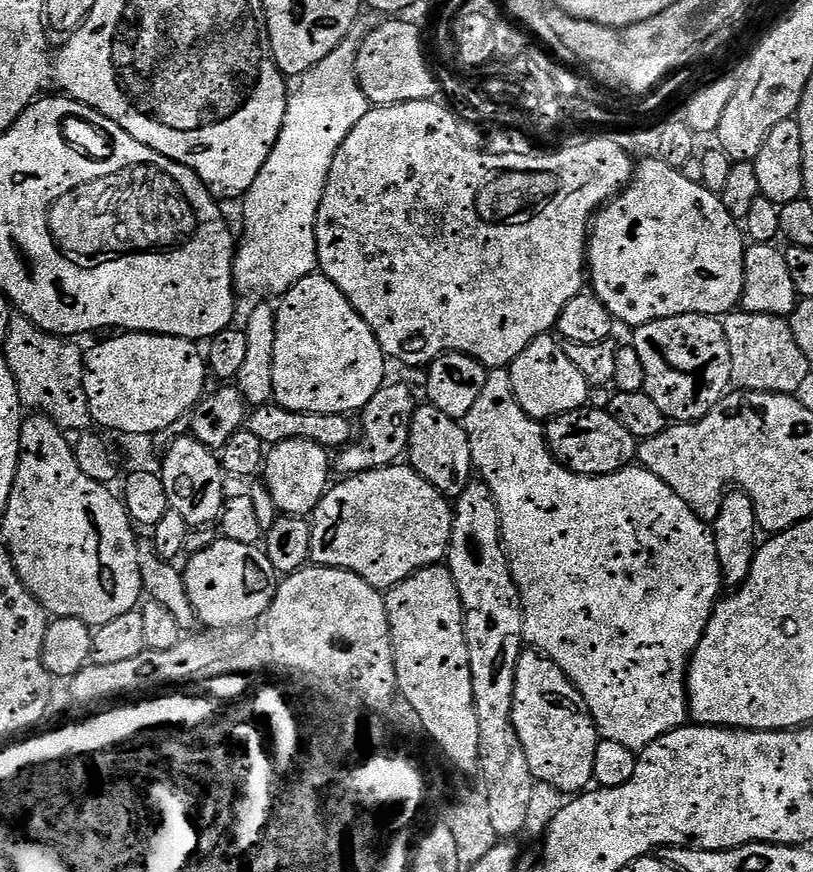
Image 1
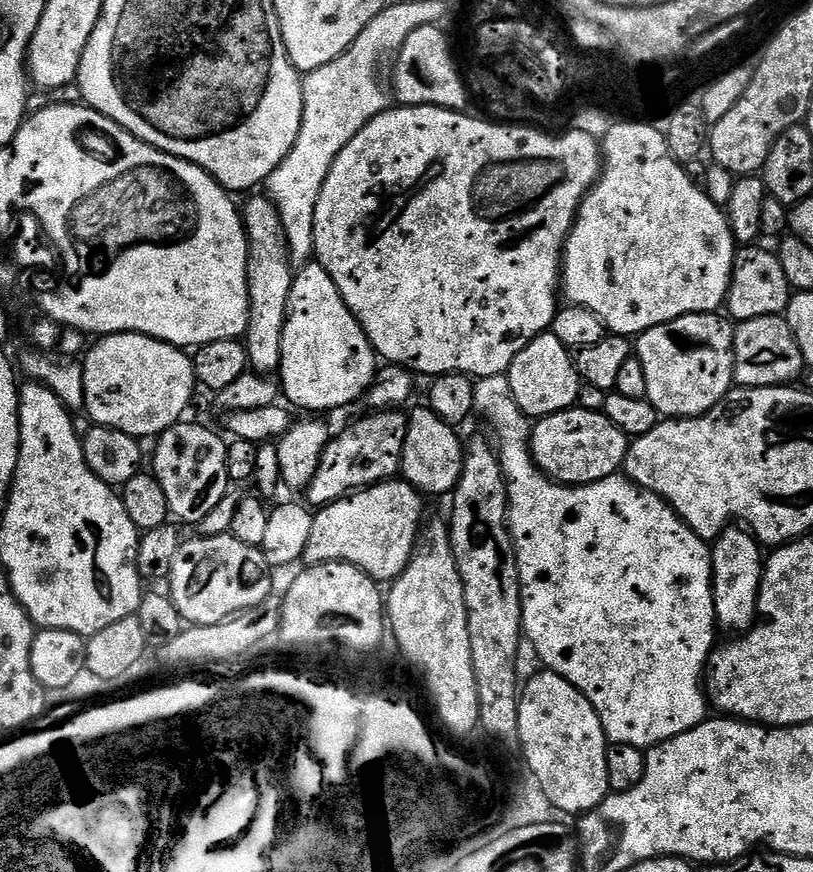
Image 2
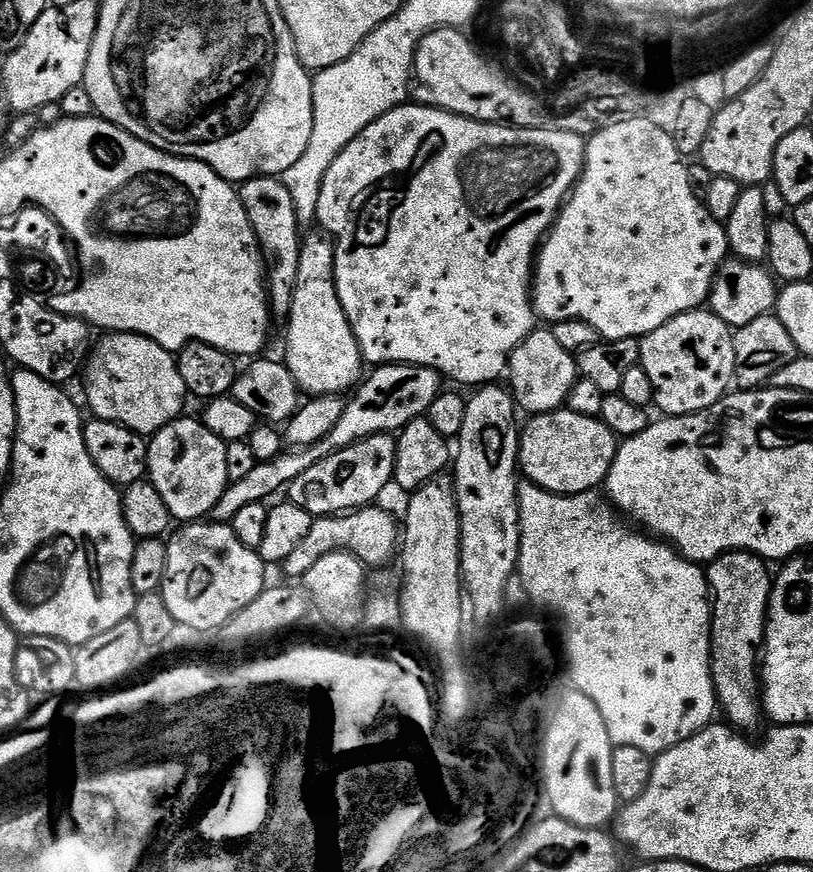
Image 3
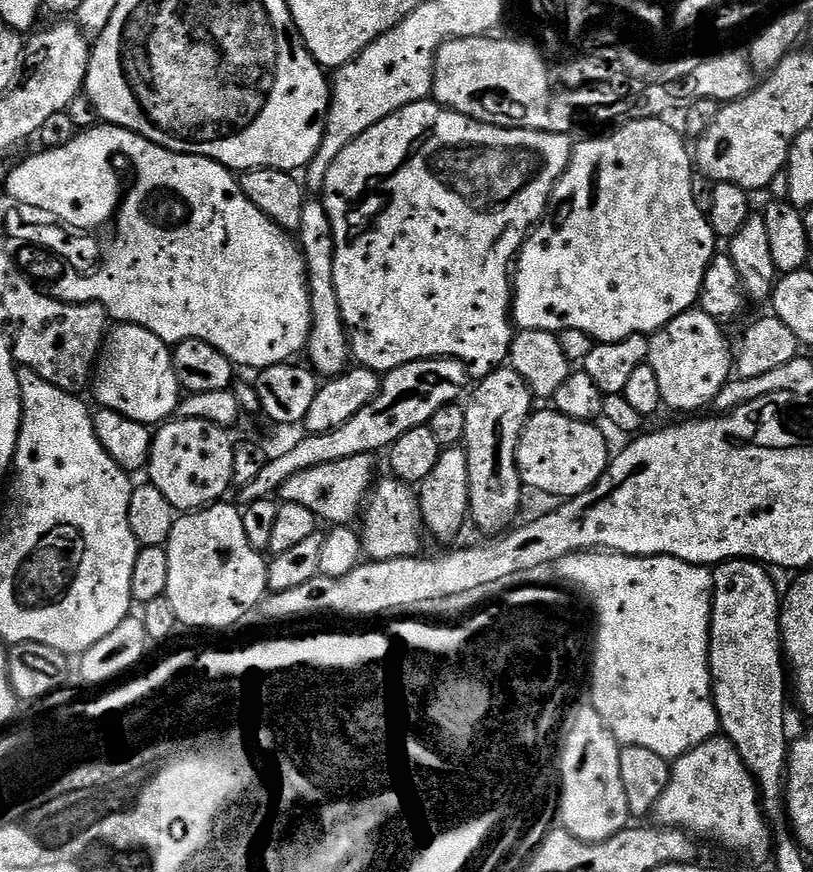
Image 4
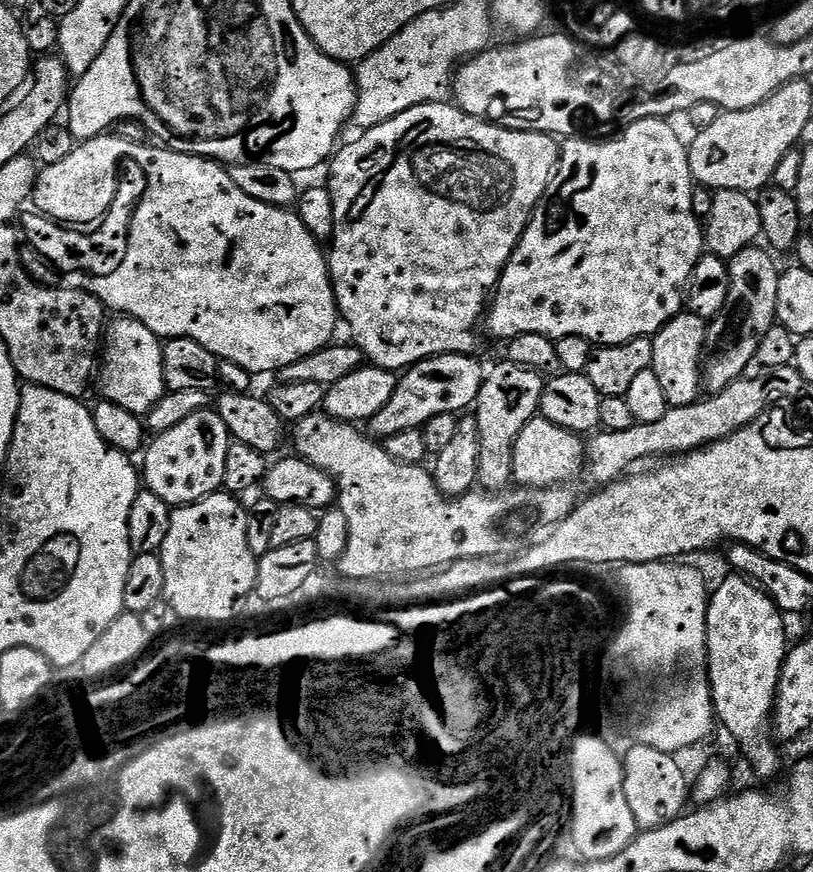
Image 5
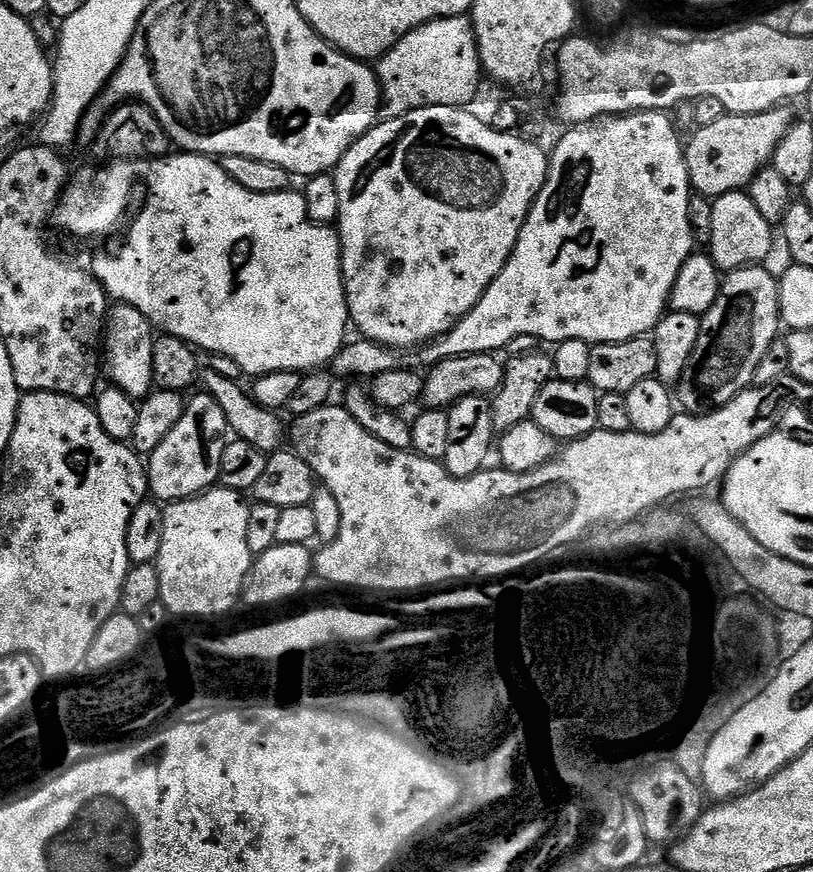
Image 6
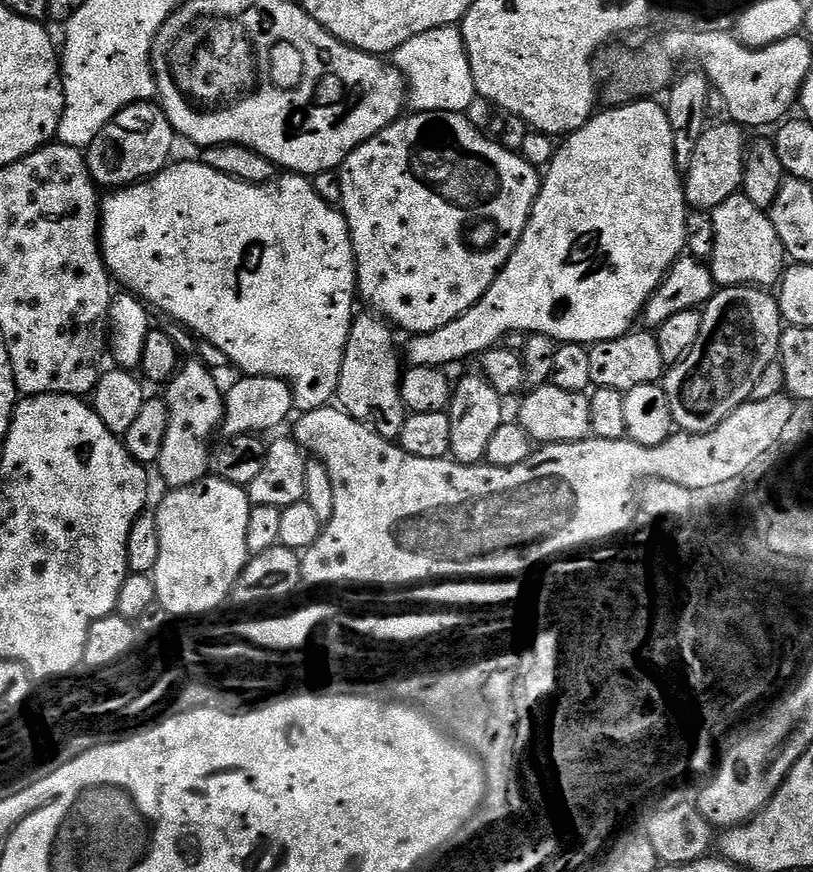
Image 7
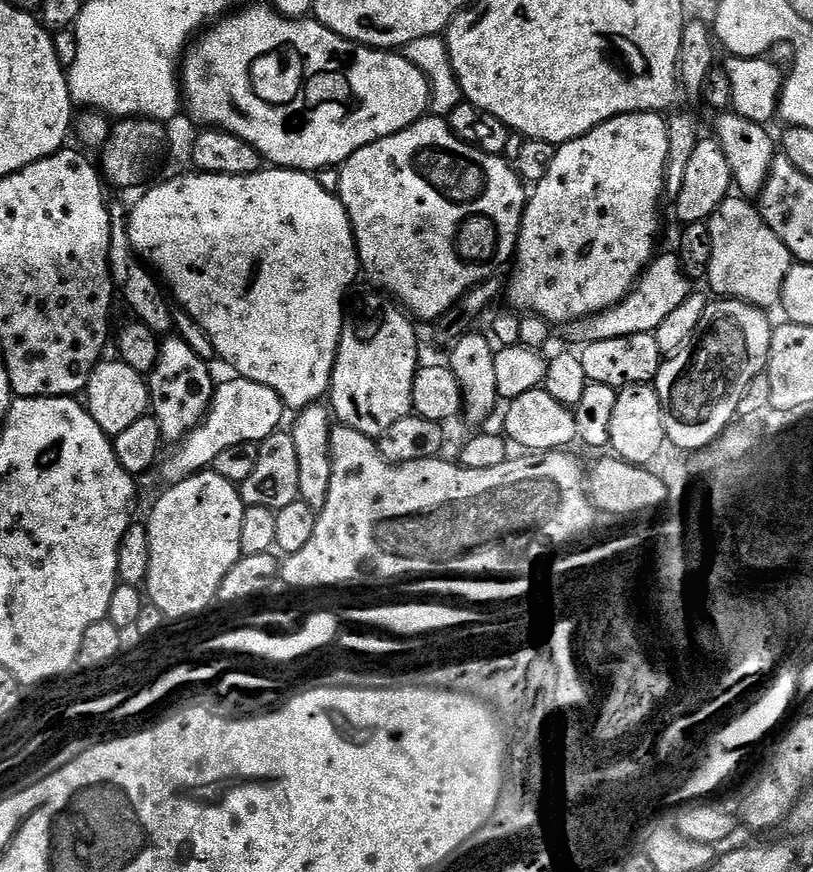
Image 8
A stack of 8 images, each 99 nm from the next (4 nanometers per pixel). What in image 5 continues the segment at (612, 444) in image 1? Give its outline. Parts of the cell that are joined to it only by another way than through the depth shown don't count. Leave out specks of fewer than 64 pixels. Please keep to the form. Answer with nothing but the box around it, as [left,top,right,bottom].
[512,415,586,488]

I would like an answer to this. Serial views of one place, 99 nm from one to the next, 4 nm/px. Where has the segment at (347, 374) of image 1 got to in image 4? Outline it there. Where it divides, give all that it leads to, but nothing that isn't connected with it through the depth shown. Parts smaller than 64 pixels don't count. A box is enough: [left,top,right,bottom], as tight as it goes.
[298,199,350,378]

